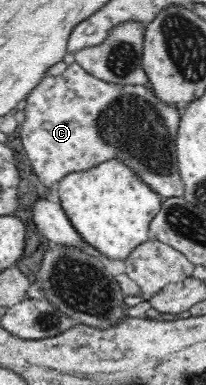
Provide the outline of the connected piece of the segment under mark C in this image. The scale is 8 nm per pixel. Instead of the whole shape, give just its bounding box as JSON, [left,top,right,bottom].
[20,62,185,198]

